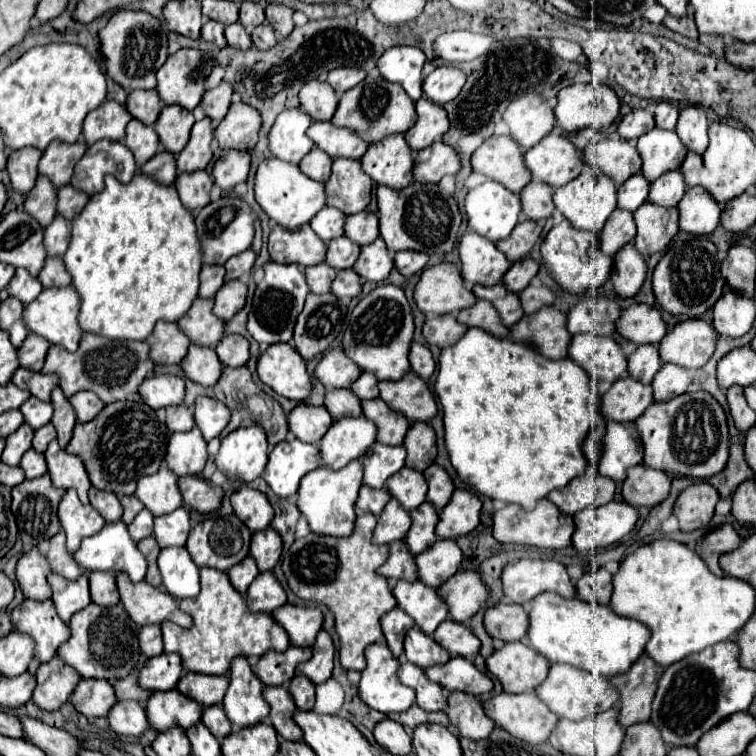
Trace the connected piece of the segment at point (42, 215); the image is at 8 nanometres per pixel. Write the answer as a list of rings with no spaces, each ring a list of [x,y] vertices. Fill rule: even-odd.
[[[40,175],[34,189],[26,195],[24,209],[32,213],[32,217],[36,217],[42,227],[48,227],[56,215],[56,201],[58,201],[56,187],[48,177]]]

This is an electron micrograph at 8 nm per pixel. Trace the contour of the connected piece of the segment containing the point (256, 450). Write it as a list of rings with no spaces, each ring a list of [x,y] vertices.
[[[260,423],[238,427],[222,439],[220,451],[216,453],[216,467],[234,481],[250,483],[266,467],[268,461],[268,439]]]

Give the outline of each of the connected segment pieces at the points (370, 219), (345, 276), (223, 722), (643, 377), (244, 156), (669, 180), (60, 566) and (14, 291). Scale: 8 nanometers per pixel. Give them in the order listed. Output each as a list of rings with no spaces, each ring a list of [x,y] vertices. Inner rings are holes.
[[[362,211],[362,213],[356,213],[356,215],[348,215],[346,225],[344,225],[344,233],[352,241],[356,241],[358,245],[366,245],[366,243],[376,241],[380,237],[376,213]]]
[[[354,269],[338,271],[336,281],[332,283],[332,293],[336,297],[358,297],[362,293],[362,279]]]
[[[222,705],[206,707],[206,709],[204,709],[204,715],[202,715],[202,723],[204,723],[218,739],[224,739],[226,735],[232,733],[232,723],[228,721]]]
[[[640,345],[630,357],[628,357],[628,371],[632,379],[650,383],[654,375],[660,371],[662,359],[656,345]]]
[[[228,149],[216,163],[214,163],[214,183],[224,189],[232,191],[238,183],[248,179],[250,171],[250,153]]]
[[[680,169],[668,171],[662,177],[658,177],[652,183],[652,193],[650,193],[650,201],[654,205],[664,205],[664,207],[676,207],[680,203],[680,199],[686,193],[686,185],[684,185],[684,175]]]
[[[56,533],[56,537],[50,539],[50,549],[48,549],[48,561],[50,561],[50,567],[54,573],[60,573],[62,577],[66,579],[76,579],[80,575],[88,575],[86,569],[82,569],[74,555],[66,549],[66,537],[64,533]]]
[[[16,269],[16,275],[8,285],[10,295],[20,299],[24,305],[34,301],[42,293],[42,289],[44,287],[40,285],[40,281],[36,281],[36,277],[32,277],[26,269]]]

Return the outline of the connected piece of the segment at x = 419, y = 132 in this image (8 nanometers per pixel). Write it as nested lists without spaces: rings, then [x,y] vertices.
[[[420,97],[416,101],[416,113],[418,113],[418,119],[416,119],[414,127],[410,127],[404,135],[408,145],[412,147],[412,151],[420,151],[420,149],[432,145],[450,127],[446,109],[432,103],[428,97]]]

